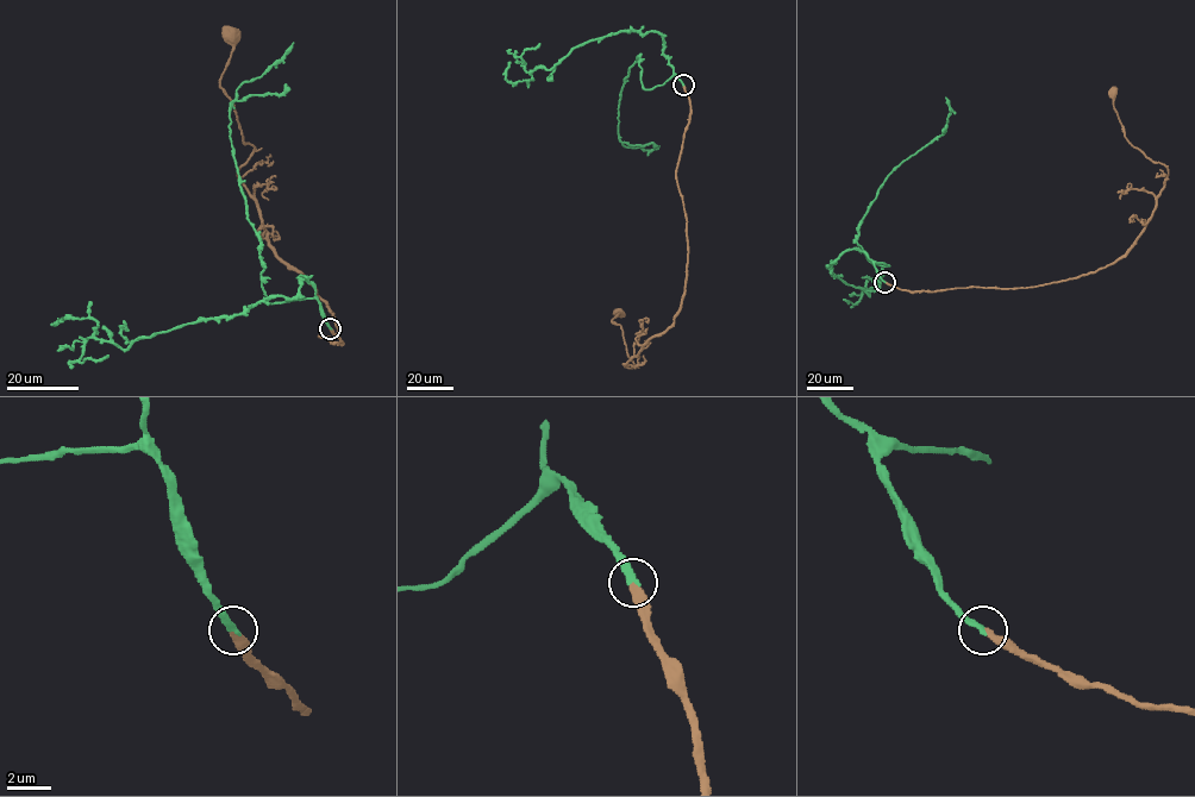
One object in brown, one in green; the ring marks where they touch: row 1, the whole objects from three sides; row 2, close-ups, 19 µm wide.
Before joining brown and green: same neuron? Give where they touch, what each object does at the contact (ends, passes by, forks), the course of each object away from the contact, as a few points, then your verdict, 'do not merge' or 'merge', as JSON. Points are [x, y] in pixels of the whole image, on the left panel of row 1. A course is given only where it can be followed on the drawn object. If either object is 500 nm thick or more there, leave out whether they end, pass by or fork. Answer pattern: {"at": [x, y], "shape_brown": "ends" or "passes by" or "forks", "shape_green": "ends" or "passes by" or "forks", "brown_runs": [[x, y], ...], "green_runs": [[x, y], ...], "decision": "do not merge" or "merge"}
{"at": [330, 328], "shape_brown": "ends", "shape_green": "ends", "brown_runs": [[330, 328], [342, 344], [319, 336], [336, 337], [333, 314], [238, 176], [254, 146], [219, 85], [230, 33]], "green_runs": [[330, 328], [318, 300], [266, 300], [260, 236], [248, 220], [229, 126], [237, 89], [260, 77], [293, 42]], "decision": "merge"}

